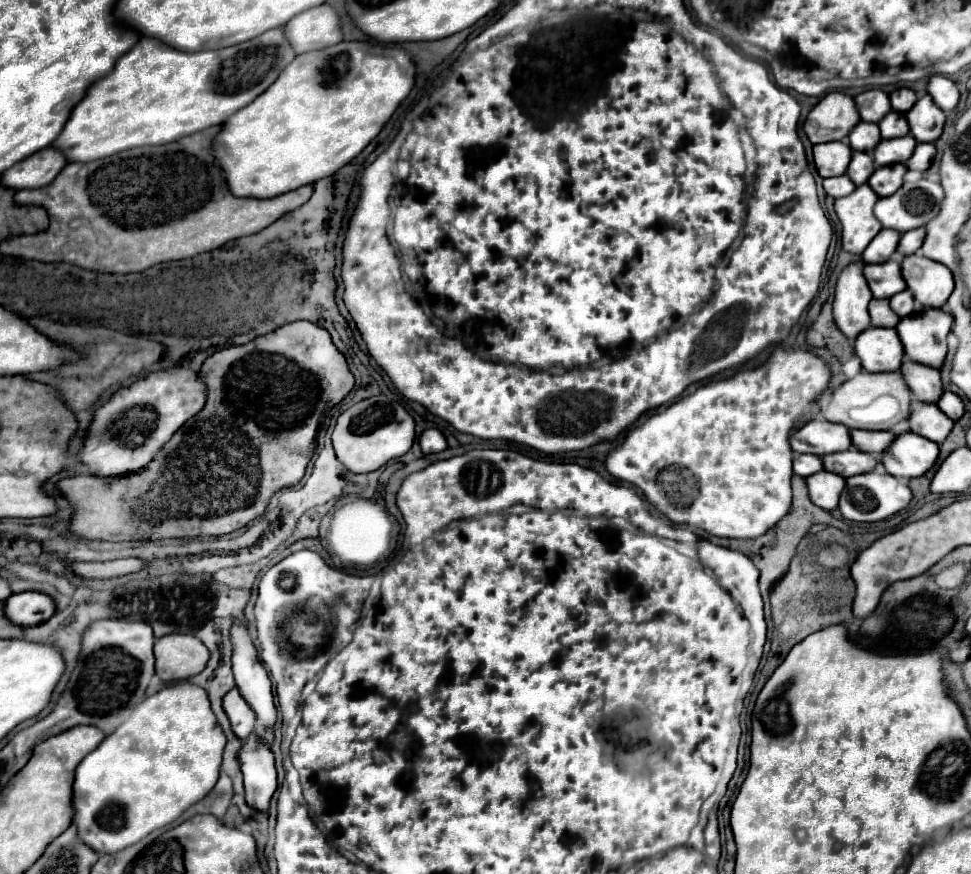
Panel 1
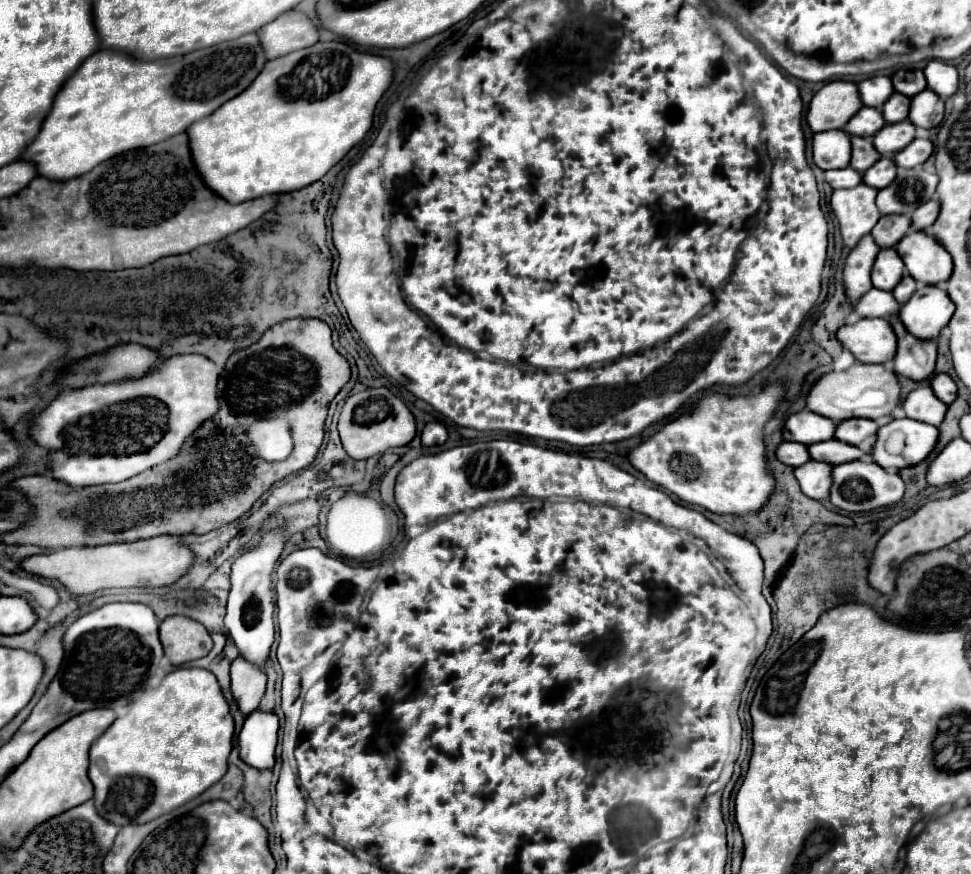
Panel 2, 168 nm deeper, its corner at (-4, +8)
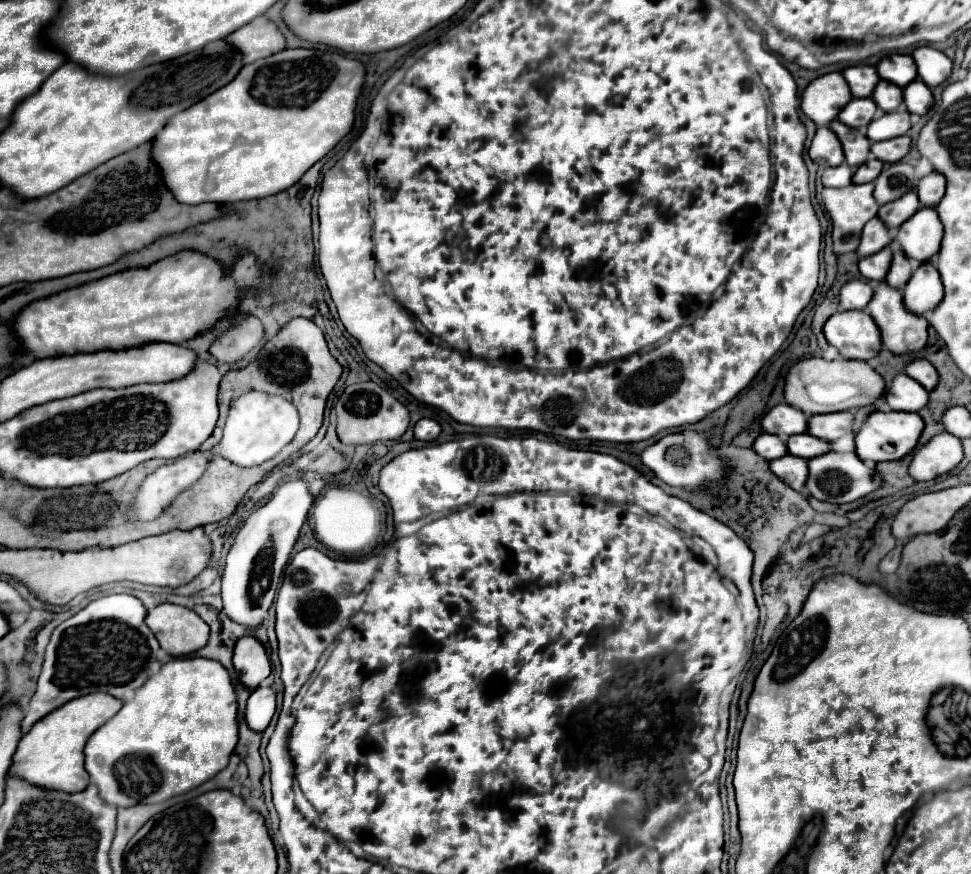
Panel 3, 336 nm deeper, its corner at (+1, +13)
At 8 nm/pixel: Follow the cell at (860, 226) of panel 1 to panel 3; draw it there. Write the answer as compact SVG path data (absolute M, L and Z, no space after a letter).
M869 182L869 184L849 184L845 188L823 188L821 198L823 198L825 210L829 212L831 222L833 222L833 232L831 232L833 252L837 256L855 252L859 248L861 230L863 230L865 222L869 222L873 216L877 216L877 210L879 210L879 204L873 198L873 184Z

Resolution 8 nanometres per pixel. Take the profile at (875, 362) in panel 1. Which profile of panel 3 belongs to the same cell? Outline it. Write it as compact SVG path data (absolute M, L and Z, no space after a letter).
M865 310L837 312L825 322L825 338L849 360L871 360L881 350L879 328Z

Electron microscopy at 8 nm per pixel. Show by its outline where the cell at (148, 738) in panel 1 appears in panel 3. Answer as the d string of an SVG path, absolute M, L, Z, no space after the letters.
M179 658L167 662L153 674L123 708L103 724L85 746L85 770L99 786L99 796L113 806L157 804L185 794L211 780L229 764L229 756L239 740L237 694L223 664L209 658Z

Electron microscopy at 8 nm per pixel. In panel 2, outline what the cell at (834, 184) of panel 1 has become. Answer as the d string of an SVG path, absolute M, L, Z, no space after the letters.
M850 167L844 169L836 169L836 171L826 171L826 183L832 189L850 189L862 183L862 175Z

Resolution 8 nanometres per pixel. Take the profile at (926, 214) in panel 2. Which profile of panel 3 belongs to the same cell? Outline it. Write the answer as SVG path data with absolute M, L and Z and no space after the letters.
M929 172L927 176L919 180L917 192L919 192L919 200L923 206L939 204L939 200L945 194L945 176L941 176L939 172Z

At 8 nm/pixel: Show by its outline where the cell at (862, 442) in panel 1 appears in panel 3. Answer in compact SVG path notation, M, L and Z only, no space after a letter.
M833 412L833 414L817 414L807 420L807 434L821 438L825 442L835 442L847 432L853 432L855 418L849 412Z

